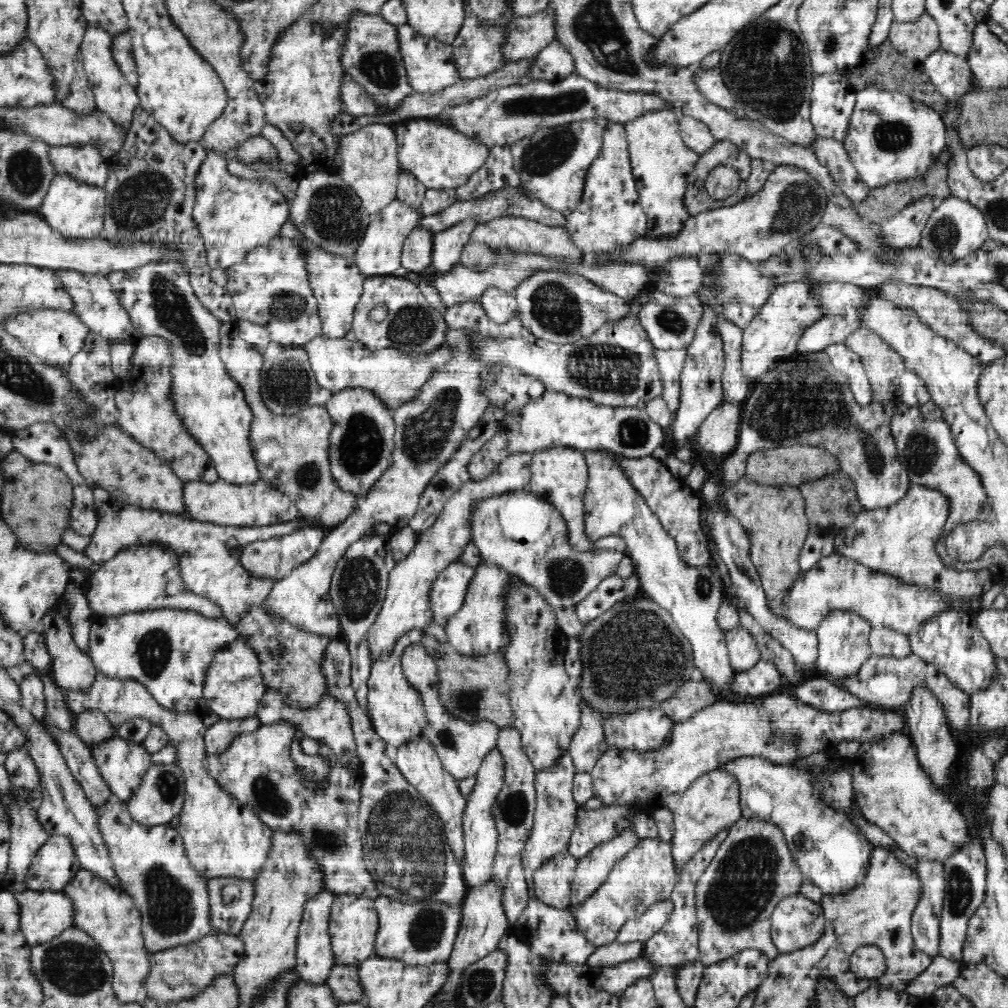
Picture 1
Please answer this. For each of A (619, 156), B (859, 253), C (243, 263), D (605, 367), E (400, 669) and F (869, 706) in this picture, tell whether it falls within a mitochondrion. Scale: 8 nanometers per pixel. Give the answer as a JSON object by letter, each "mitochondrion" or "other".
{"A":"other","B":"other","C":"other","D":"mitochondrion","E":"other","F":"other"}

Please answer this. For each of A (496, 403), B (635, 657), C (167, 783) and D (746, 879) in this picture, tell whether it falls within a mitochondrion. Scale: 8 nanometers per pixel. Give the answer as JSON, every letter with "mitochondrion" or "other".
{"A":"other","B":"mitochondrion","C":"mitochondrion","D":"mitochondrion"}

